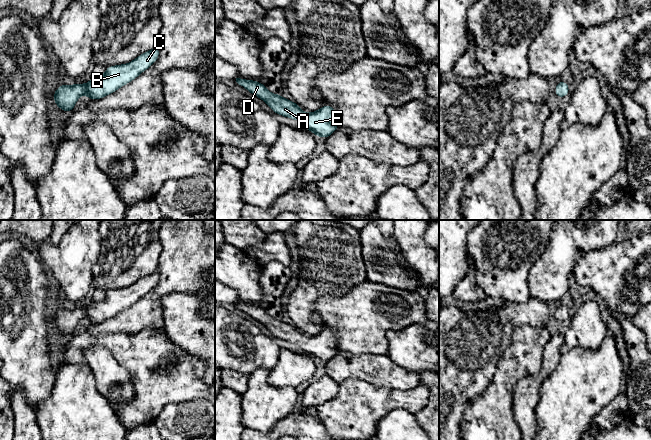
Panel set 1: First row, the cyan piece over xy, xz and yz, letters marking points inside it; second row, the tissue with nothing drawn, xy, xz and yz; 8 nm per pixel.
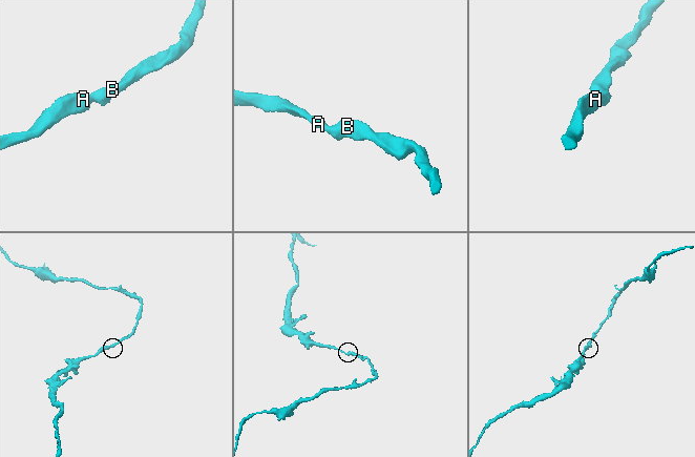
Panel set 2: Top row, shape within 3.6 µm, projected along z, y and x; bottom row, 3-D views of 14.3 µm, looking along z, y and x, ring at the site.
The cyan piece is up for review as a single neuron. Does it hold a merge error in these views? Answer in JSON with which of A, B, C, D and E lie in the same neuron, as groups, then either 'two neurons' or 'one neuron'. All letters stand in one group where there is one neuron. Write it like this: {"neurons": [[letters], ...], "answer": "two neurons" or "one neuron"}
{"neurons": [["A", "B", "C", "D", "E"]], "answer": "one neuron"}

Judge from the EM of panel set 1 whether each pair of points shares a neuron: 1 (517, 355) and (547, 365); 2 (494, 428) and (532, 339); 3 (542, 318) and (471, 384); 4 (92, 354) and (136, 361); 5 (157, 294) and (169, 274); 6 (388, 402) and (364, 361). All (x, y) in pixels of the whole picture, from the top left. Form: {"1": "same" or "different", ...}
{"1": "different", "2": "same", "3": "same", "4": "different", "5": "same", "6": "different"}

